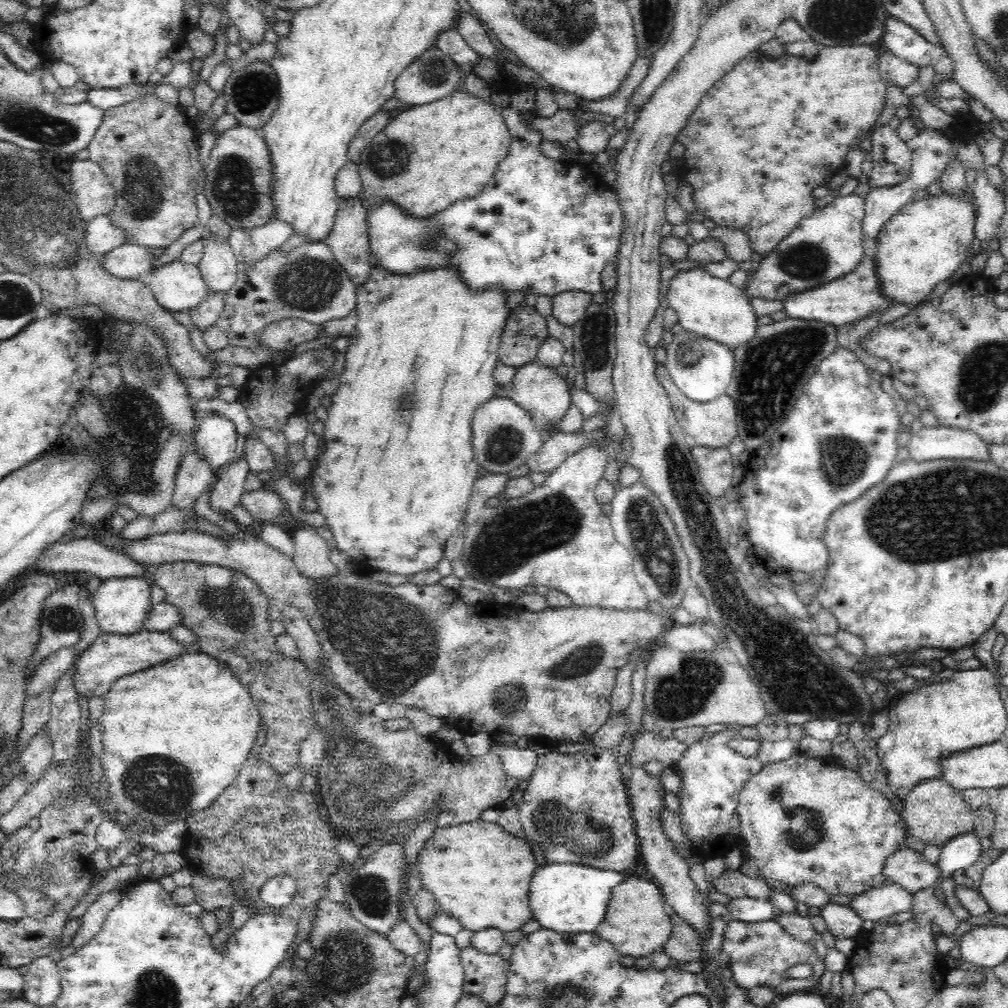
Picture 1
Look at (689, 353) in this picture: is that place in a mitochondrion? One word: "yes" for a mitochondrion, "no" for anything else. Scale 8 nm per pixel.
yes

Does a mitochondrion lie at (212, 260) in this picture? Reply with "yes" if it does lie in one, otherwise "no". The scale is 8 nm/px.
no

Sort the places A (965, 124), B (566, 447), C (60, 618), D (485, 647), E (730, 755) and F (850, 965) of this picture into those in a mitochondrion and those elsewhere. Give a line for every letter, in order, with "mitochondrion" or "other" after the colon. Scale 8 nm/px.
A: other
B: other
C: mitochondrion
D: other
E: other
F: other

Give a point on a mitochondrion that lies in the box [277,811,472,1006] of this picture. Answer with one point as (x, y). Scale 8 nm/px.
(345, 962)

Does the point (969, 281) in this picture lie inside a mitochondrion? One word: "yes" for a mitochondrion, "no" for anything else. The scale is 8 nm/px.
no

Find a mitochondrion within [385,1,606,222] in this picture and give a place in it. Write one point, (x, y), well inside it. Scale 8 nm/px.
(435, 74)

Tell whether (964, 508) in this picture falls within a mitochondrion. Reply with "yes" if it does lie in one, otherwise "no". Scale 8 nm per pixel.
yes

